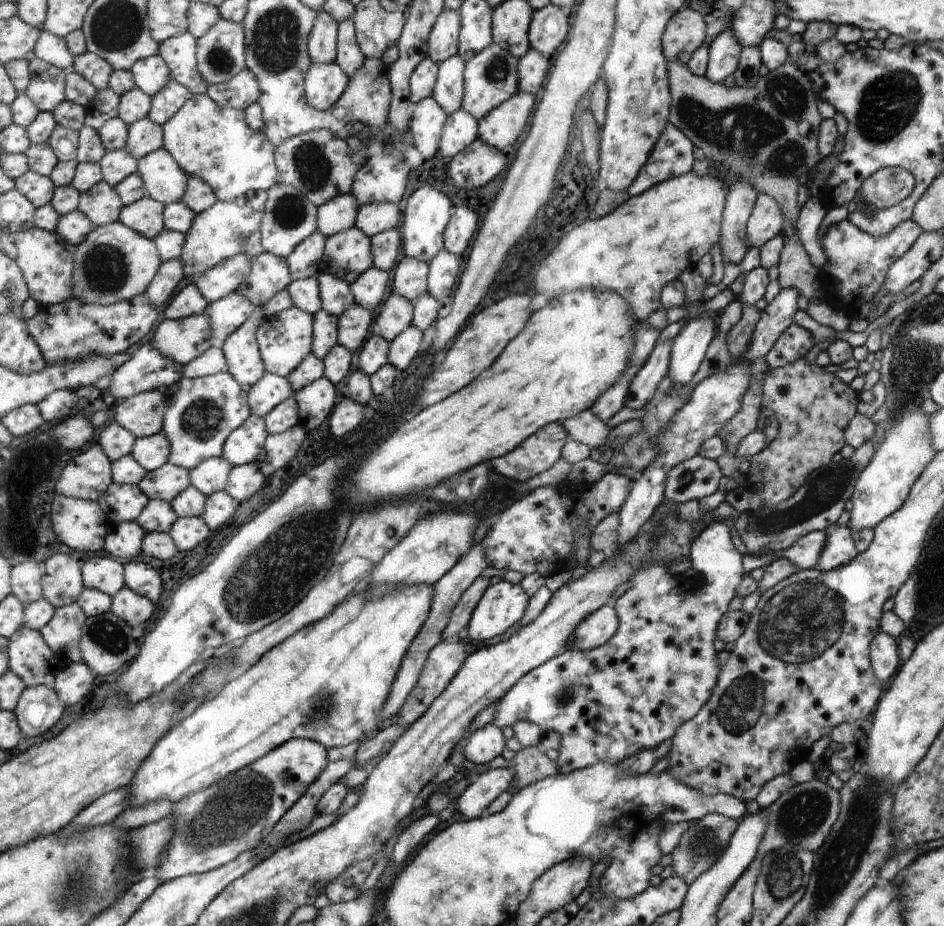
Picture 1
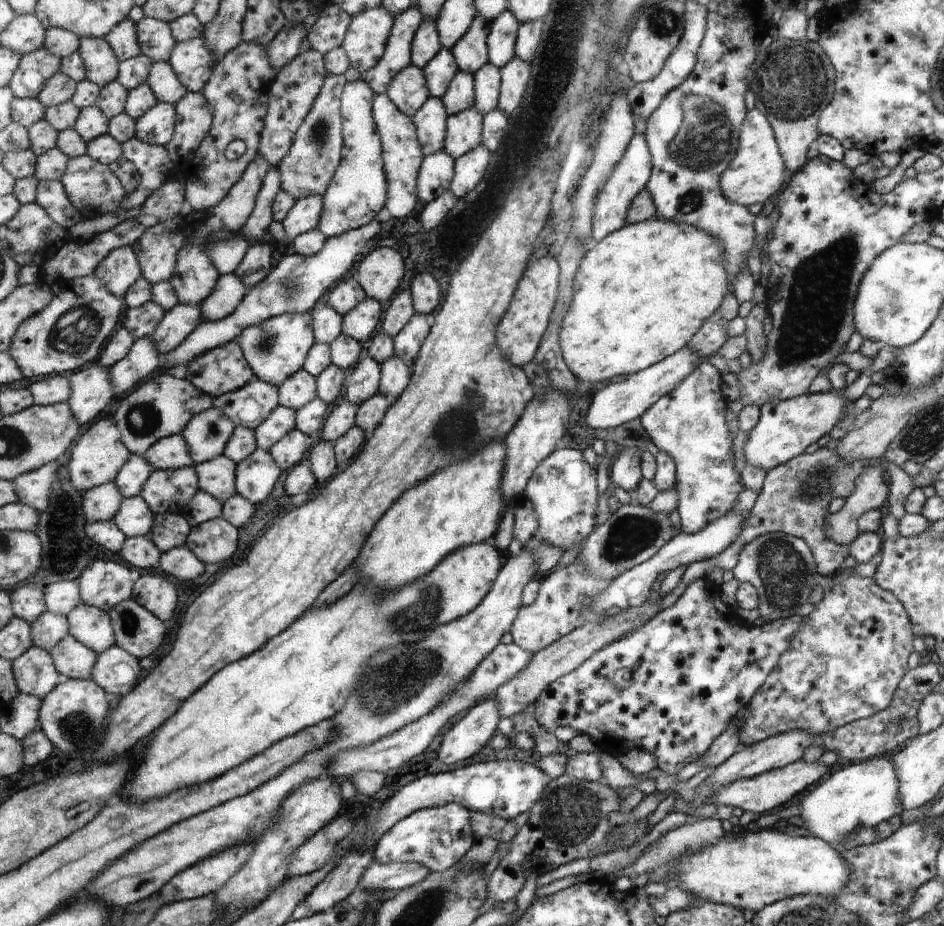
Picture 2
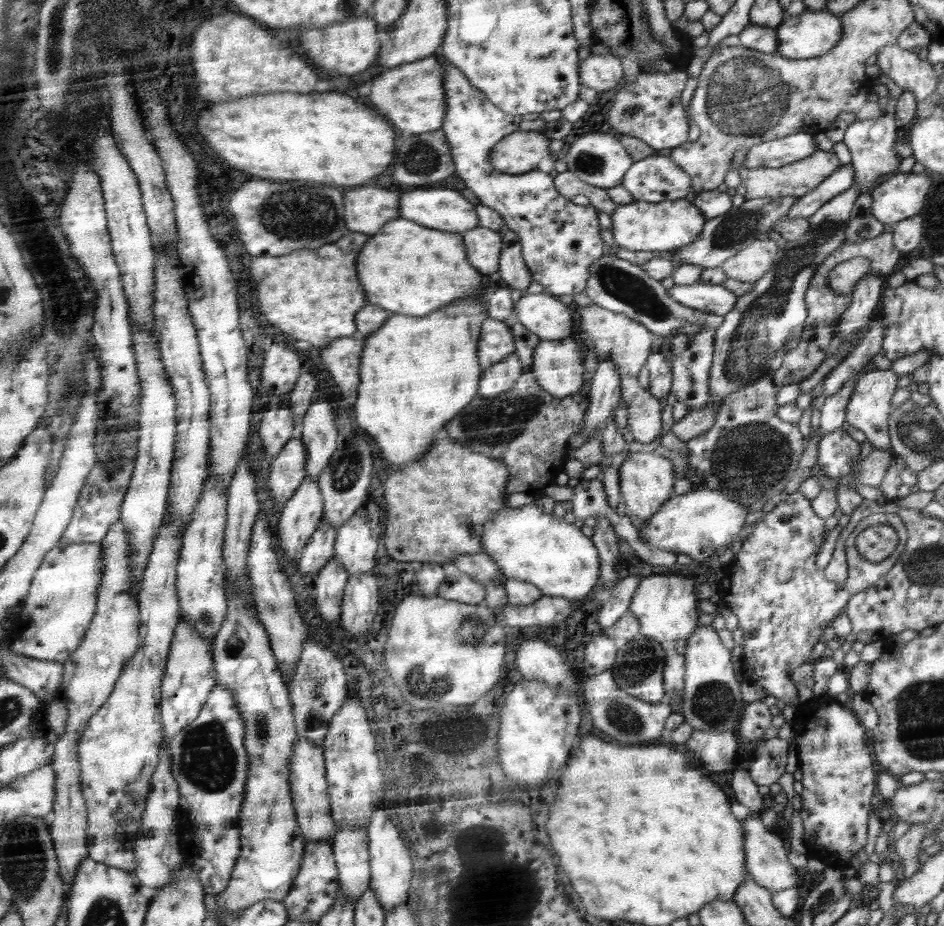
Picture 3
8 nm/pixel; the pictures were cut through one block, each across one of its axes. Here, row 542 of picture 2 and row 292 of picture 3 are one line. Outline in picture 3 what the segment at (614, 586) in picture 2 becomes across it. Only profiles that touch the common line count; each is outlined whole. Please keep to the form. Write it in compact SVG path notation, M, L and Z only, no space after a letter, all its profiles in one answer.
M703 282L696 285L675 284L667 290L667 295L680 304L720 316L728 314L739 297L721 284Z

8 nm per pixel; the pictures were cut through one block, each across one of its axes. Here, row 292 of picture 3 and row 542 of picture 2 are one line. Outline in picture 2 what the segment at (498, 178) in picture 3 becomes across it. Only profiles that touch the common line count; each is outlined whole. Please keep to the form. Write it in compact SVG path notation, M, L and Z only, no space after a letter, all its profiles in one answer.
M571 448L556 449L550 456L547 456L542 463L536 467L535 474L531 476L527 488L526 496L533 504L539 518L539 525L536 536L546 542L546 544L556 545L563 548L565 552L573 544L580 542L594 530L596 504L598 499L596 485L597 470L586 463L582 456L582 451Z

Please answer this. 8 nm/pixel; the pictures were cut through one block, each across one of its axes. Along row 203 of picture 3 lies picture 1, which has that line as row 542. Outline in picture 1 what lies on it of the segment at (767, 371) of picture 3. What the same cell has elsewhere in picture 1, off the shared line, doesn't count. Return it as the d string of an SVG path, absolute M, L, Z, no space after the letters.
M837 524L828 528L827 540L820 554L816 568L820 571L832 571L833 568L844 567L859 556L852 539L852 531L848 526Z

